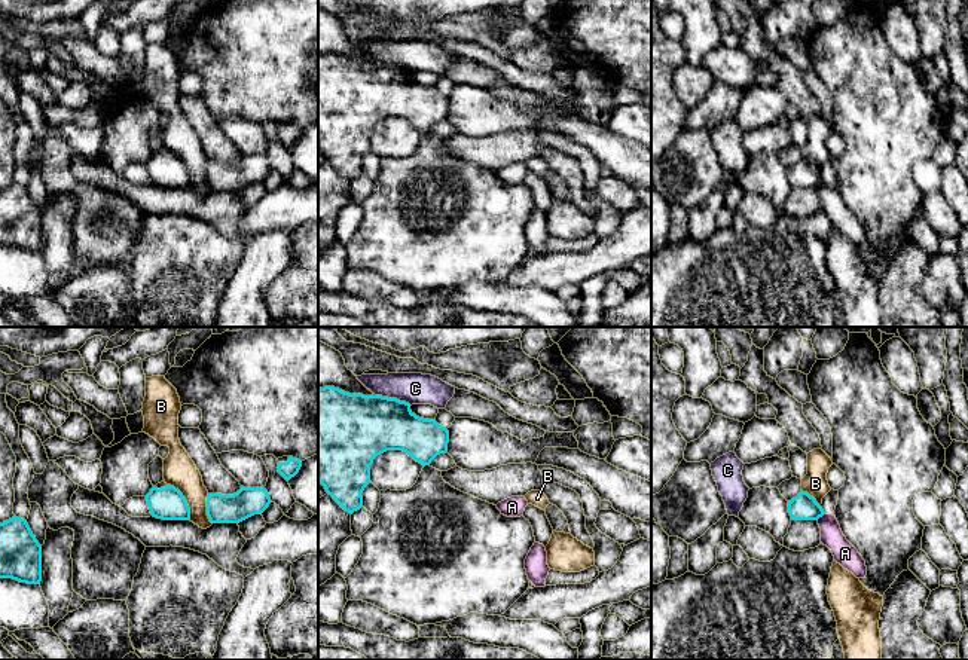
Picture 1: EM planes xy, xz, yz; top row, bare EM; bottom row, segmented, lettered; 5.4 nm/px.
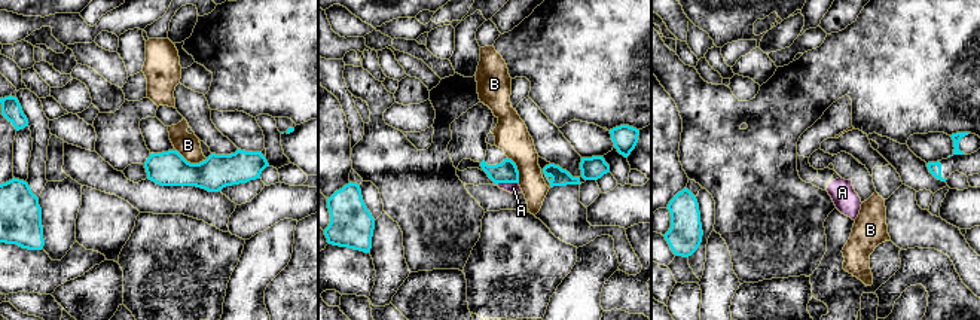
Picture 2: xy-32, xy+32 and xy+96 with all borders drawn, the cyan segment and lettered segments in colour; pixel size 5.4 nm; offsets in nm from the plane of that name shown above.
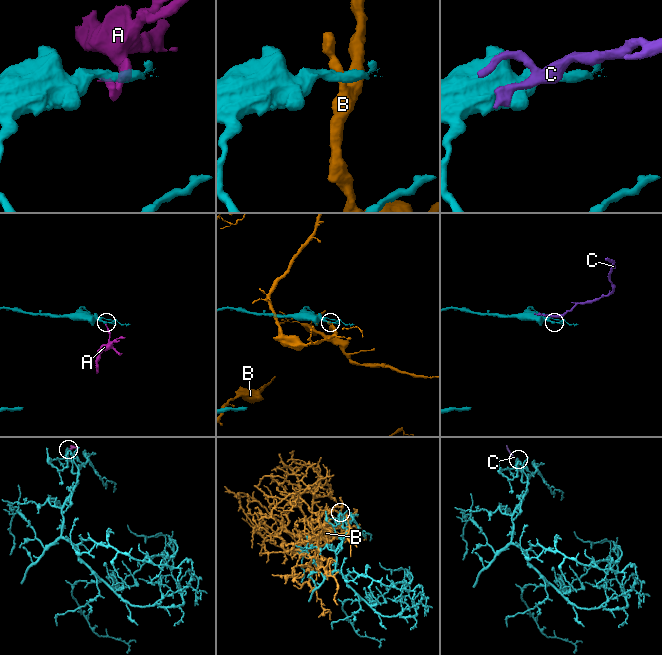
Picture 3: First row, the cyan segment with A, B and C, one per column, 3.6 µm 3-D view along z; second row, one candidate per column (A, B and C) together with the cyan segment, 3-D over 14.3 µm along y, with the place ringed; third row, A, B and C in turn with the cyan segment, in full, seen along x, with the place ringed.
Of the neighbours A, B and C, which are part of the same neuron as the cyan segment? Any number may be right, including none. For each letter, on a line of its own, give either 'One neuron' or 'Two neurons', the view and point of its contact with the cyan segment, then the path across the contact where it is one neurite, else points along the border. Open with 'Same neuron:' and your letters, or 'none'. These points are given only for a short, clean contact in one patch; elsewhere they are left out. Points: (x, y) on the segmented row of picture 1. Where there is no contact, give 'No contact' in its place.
Same neuron: none
A: Two neurons. Touches cyan at yz (820, 516). Boundary: yz (824, 513), (817, 519)
B: Two neurons. Touches cyan at xy (185, 500). Boundary: xy (167, 483), (173, 485), (185, 498), (189, 519)
C: Two neurons. Touches cyan at xz (393, 399)

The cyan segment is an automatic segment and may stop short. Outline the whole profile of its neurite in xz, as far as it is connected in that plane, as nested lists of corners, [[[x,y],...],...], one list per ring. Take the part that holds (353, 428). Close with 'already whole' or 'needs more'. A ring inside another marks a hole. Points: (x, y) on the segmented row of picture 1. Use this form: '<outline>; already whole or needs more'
[[[318,386],[318,480],[349,514],[363,507],[361,494],[370,483],[370,465],[378,455],[403,450],[425,467],[448,452],[448,443],[449,431],[436,419],[416,416],[406,401]]]; already whole

